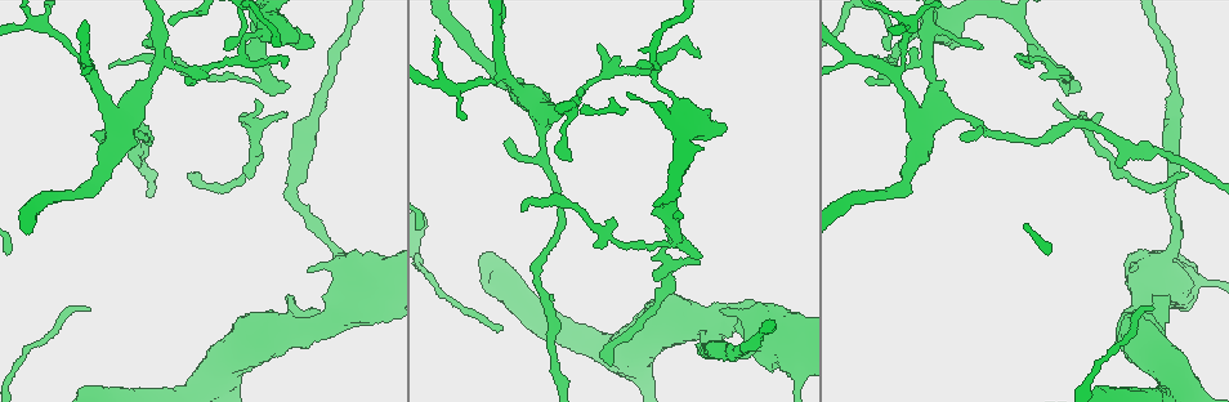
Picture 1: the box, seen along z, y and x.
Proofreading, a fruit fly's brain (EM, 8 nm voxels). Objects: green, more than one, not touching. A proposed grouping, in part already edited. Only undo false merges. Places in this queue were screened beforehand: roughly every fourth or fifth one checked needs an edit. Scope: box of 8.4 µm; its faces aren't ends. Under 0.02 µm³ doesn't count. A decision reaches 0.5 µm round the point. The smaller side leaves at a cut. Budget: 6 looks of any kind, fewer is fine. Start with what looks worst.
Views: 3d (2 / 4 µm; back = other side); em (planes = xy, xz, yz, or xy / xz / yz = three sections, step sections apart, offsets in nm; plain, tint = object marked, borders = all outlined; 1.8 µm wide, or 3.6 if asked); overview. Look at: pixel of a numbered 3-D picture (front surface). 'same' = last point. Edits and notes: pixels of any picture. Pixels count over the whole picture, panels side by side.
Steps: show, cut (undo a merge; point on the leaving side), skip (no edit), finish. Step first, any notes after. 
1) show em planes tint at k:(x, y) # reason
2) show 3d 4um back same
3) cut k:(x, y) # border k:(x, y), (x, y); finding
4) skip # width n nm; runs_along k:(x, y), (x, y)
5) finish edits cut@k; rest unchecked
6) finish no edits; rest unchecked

show 3d 2um back at 1:(30, 22) # four-way junction

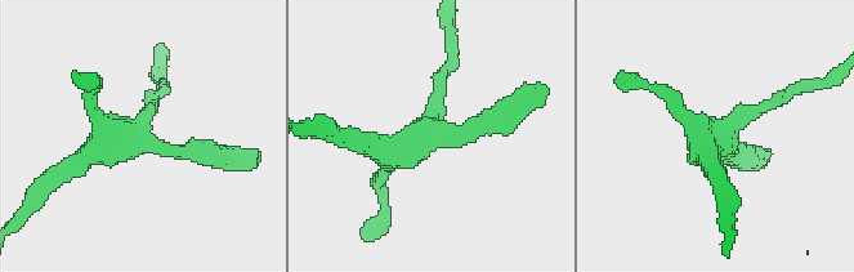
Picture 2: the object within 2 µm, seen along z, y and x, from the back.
show em planes tint at 2:(423, 128) # arms 4

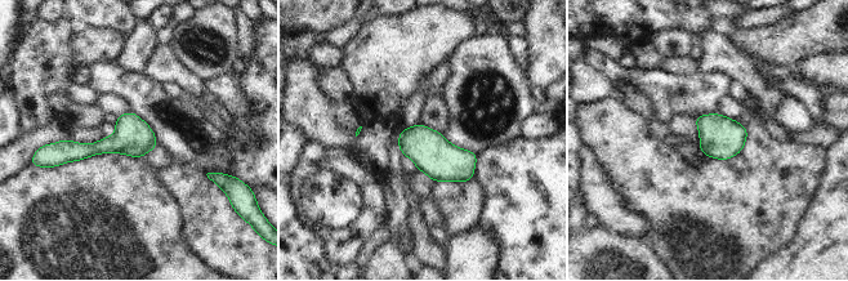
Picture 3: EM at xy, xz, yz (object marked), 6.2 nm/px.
skip # runs_along 3:(154, 142), (58, 151); all the same cell

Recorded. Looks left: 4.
show 3d 4um at 1:(134, 108)

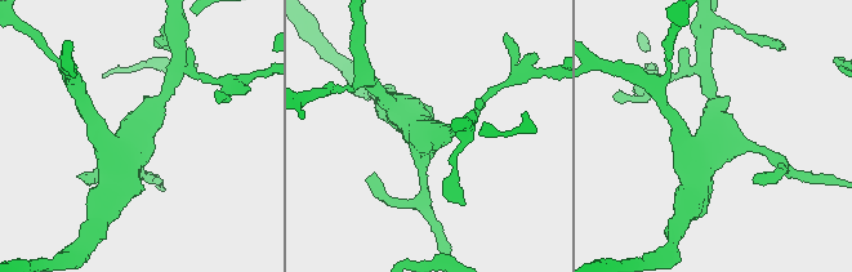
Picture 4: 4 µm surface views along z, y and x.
show em 3.6um planes tint at 4:(717, 135) # now the EM

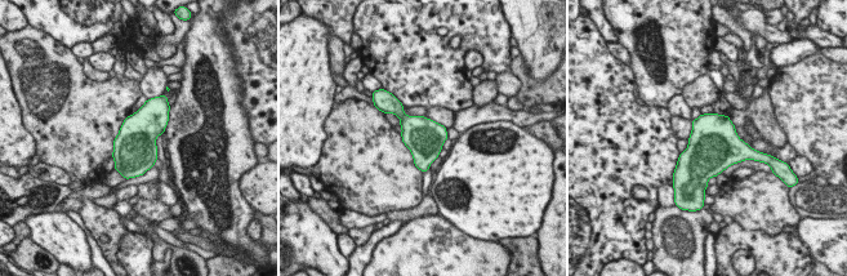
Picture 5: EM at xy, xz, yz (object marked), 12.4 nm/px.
skip # all the same cell

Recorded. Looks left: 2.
show 3d 4um back at 1:(322, 99) # calibre changes

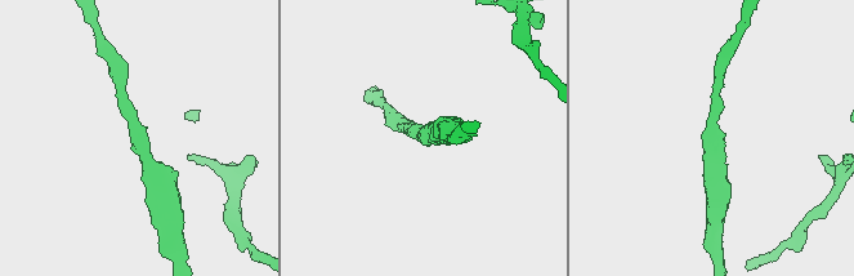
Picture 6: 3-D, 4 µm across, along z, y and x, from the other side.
show em planes tint at 6:(140, 138)

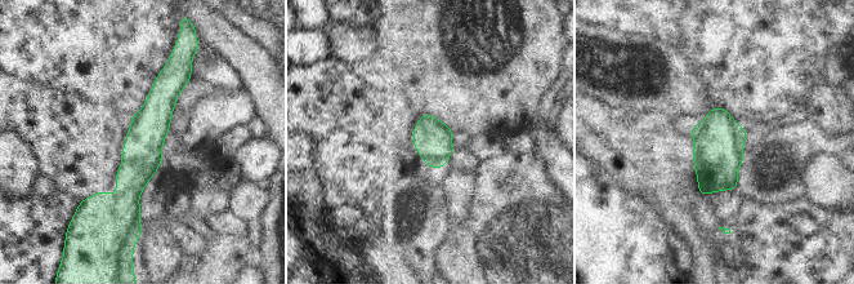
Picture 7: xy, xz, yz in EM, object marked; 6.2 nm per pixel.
skip # runs_along 7:(169, 69), (132, 178), (135, 218); all the same cell

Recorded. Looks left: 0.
finish no edits; rest unchecked

